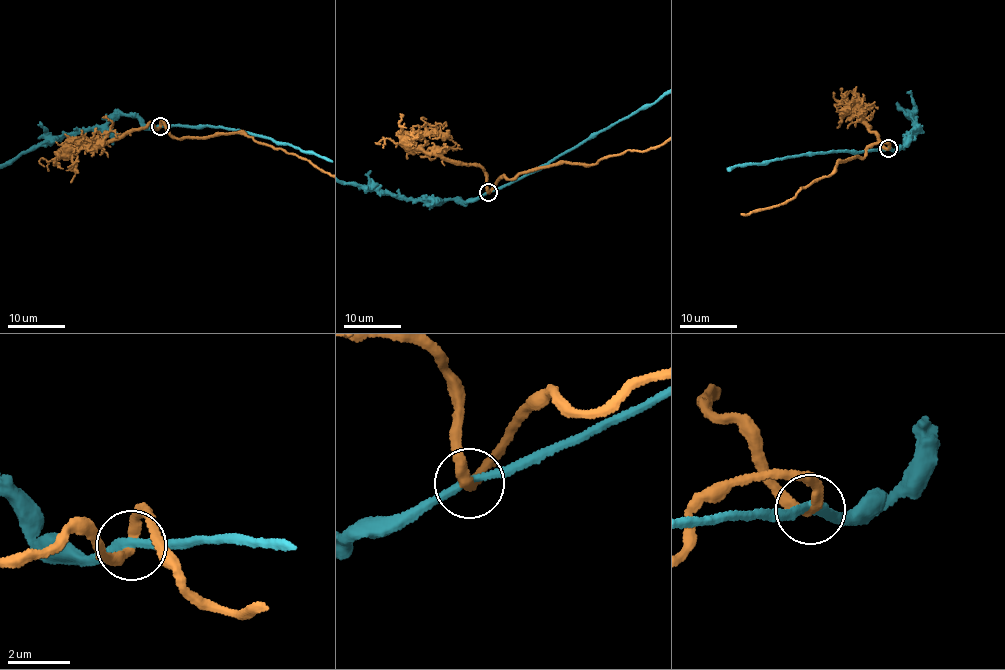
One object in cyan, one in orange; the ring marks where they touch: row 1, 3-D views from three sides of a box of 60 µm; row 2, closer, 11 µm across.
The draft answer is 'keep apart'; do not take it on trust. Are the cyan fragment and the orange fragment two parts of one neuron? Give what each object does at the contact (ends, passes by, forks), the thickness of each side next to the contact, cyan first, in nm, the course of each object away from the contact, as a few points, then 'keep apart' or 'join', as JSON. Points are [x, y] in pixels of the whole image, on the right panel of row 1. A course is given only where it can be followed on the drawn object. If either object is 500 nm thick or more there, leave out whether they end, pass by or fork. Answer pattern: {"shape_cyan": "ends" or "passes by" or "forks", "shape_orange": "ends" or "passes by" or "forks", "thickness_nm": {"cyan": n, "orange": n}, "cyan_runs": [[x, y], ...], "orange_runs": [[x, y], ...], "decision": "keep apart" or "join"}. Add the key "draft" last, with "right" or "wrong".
{"shape_cyan": "passes by", "shape_orange": "passes by", "thickness_nm": {"cyan": 280, "orange": 320}, "decision": "keep apart", "draft": "right"}

